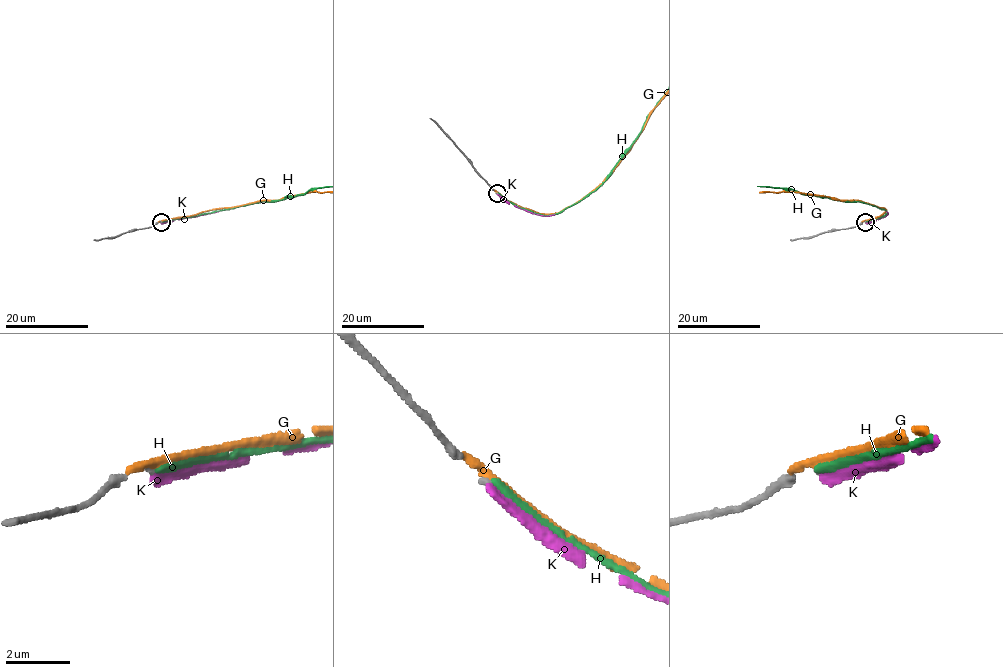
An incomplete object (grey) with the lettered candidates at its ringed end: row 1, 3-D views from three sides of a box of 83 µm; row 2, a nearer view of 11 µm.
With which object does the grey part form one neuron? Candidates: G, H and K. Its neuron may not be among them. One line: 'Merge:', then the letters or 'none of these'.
Merge: none of these

